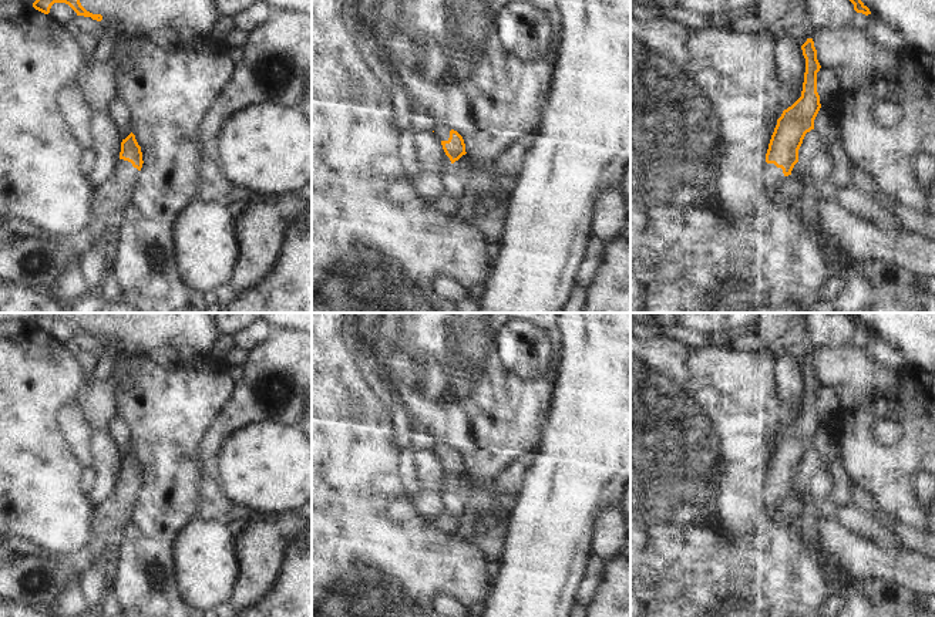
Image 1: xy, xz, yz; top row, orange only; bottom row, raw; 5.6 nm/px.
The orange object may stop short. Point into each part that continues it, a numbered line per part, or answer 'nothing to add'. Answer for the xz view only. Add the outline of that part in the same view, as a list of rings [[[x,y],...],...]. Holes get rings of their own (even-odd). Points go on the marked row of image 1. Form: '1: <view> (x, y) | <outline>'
1: xz (443, 132) | [[[438,125],[438,127],[434,129],[434,134],[440,138],[440,141],[448,141],[448,138],[450,138],[450,131],[451,131],[451,128],[444,127],[444,125]]]

